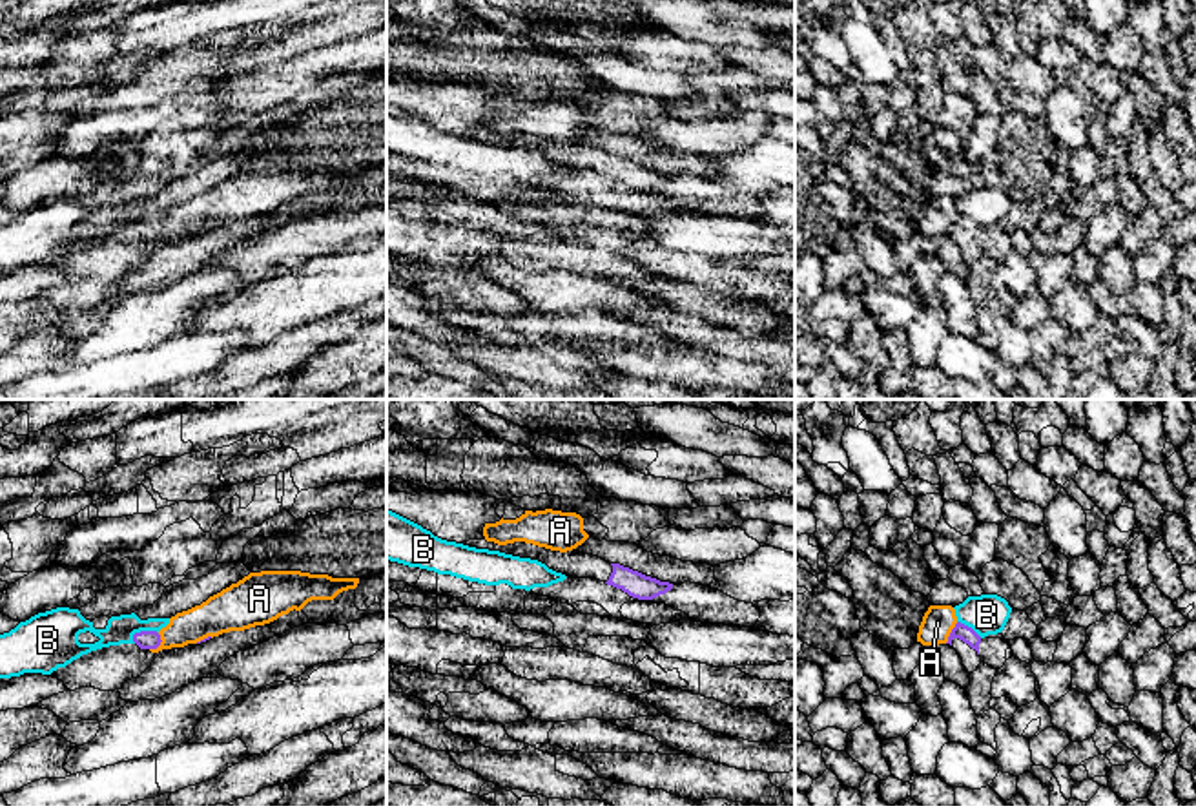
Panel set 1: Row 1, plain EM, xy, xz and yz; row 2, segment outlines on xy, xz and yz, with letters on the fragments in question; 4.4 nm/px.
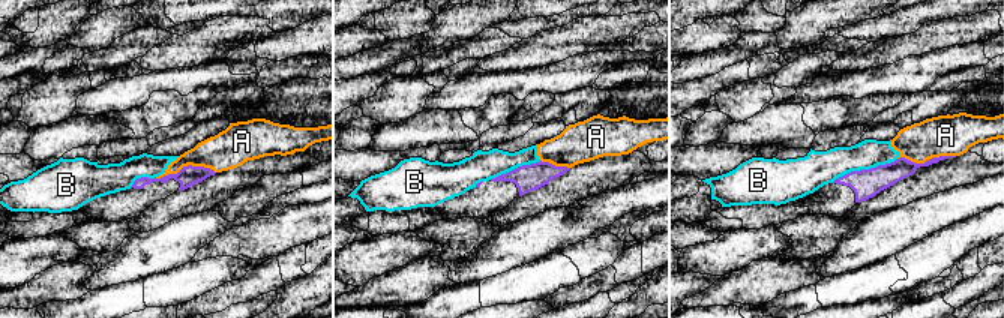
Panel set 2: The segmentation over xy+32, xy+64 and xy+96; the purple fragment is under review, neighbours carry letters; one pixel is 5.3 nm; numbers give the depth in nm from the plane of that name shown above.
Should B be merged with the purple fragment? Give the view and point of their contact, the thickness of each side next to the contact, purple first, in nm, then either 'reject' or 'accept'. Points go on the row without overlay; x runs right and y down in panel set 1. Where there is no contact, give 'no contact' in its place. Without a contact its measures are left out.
xy (143, 223) | 80/120 nm | reject

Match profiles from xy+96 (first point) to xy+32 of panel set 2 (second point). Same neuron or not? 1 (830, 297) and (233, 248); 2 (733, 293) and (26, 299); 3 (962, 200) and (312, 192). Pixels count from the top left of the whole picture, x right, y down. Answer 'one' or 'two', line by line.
1: two
2: one
3: one

